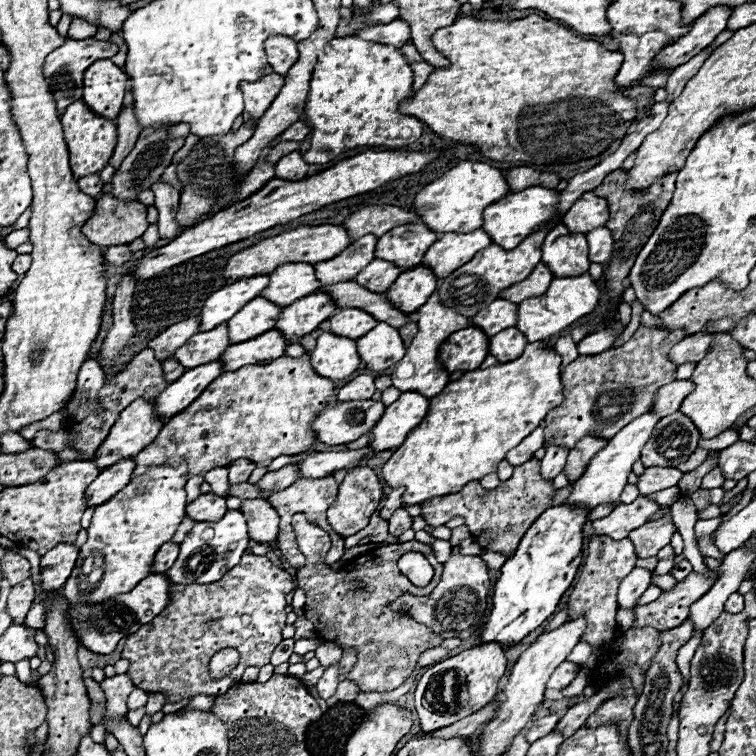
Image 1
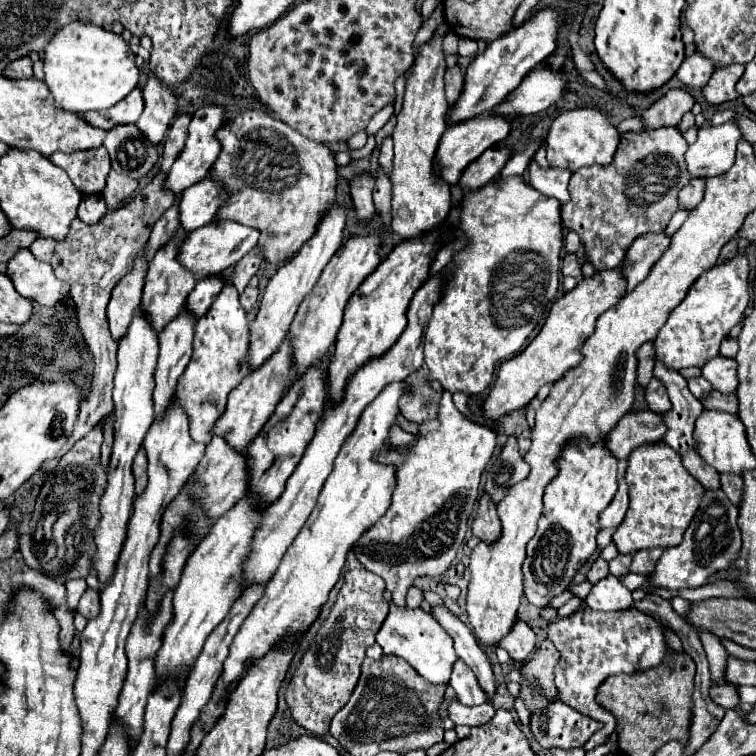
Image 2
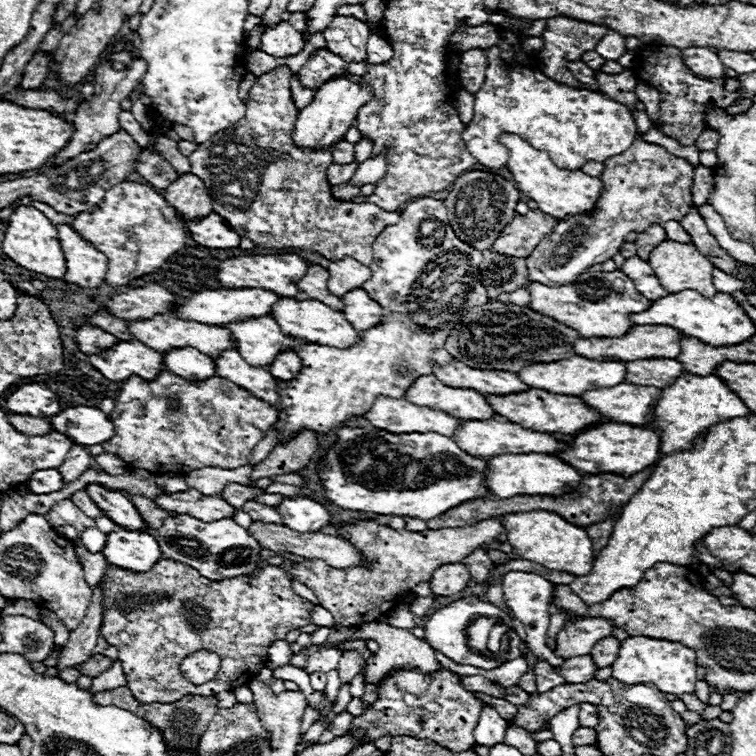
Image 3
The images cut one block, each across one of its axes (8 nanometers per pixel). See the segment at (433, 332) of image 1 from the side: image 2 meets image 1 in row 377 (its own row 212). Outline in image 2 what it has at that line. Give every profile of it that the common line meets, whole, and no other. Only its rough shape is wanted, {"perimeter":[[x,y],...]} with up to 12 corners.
{"perimeter":[[442,40],[420,48],[394,128],[392,230],[446,220]]}

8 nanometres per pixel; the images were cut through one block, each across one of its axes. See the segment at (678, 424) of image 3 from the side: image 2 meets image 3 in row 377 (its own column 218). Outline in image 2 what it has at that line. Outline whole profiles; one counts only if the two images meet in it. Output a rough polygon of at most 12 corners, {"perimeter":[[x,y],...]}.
{"perimeter":[[406,380],[342,444],[320,500],[232,642],[204,730],[230,682],[304,632],[346,556],[392,502],[390,450]]}

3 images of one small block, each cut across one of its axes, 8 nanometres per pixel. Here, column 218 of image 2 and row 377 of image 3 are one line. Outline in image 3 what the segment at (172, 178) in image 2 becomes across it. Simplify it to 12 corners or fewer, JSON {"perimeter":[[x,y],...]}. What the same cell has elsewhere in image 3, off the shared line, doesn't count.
{"perimeter":[[122,340],[90,364],[112,382],[132,374],[152,380],[162,354],[138,340]]}

